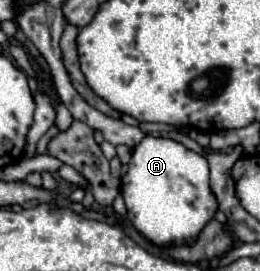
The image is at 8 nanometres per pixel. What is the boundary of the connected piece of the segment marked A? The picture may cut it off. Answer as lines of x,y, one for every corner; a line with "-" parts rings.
144,136
142,142
134,146
128,172
122,176
122,196
128,208
128,220
158,246
196,240
198,232
218,210
218,202
210,192
208,174
206,156
188,150
172,138

